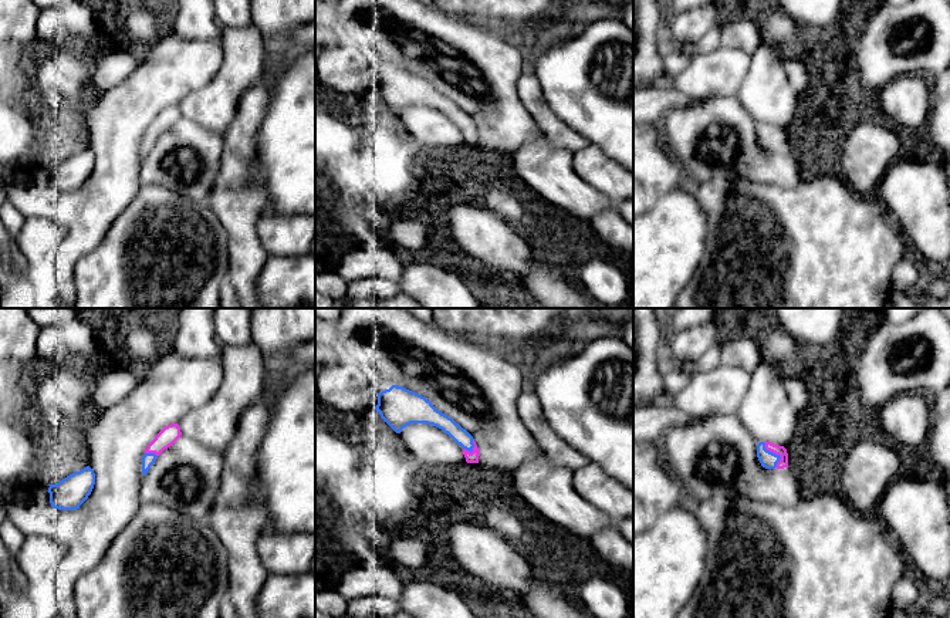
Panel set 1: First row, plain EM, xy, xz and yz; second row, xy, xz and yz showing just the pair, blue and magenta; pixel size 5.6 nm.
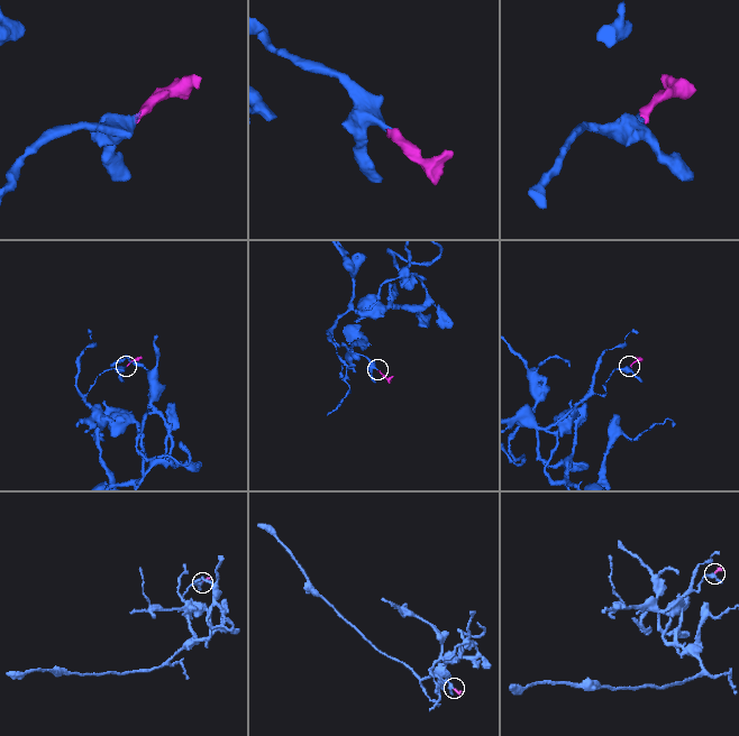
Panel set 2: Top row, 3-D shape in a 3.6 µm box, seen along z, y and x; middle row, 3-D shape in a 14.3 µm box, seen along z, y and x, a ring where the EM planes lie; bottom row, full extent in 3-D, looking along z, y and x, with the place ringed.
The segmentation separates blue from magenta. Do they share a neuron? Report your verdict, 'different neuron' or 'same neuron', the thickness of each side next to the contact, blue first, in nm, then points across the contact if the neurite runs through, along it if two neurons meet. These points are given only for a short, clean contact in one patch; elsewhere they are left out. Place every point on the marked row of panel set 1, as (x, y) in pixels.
same neuron; 90 nm thick on the blue side, 60 nm on the other; runs through yz (767, 459), (774, 453), (781, 451)

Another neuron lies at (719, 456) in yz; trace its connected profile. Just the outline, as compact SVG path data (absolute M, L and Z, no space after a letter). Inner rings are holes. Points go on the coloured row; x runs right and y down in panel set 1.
M737 415L673 428L663 439L669 463L690 503L719 494L785 507L801 500L794 470L763 467L755 439Z

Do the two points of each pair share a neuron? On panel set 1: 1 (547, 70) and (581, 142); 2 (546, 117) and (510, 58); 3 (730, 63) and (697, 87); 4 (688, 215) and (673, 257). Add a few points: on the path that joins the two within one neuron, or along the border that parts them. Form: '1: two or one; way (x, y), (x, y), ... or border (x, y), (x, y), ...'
1: two; border (550, 108), (590, 144)
2: two; border (520, 74), (519, 98), (526, 108)
3: one; way (722, 71), (706, 78)
4: one; way (678, 225), (673, 233), (673, 247)

